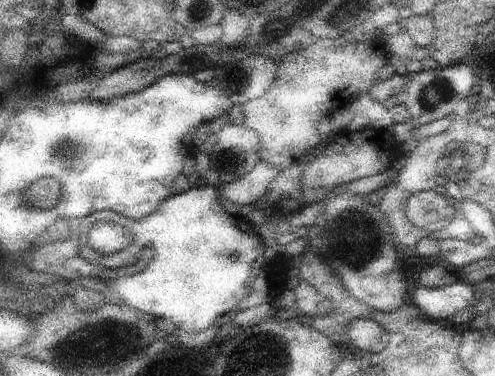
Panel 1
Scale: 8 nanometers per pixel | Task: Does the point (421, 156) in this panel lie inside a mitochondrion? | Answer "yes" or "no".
no

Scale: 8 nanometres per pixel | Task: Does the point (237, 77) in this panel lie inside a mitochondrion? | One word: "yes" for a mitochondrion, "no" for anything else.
yes

